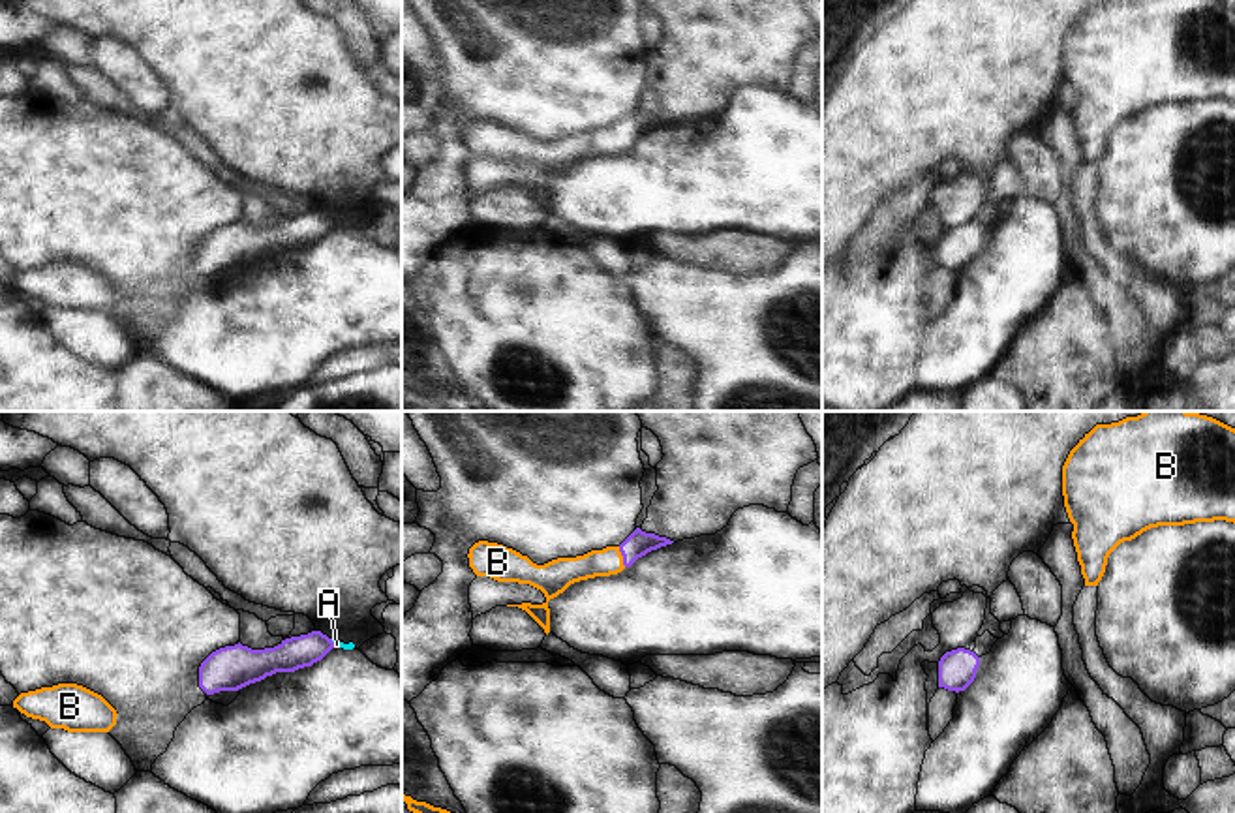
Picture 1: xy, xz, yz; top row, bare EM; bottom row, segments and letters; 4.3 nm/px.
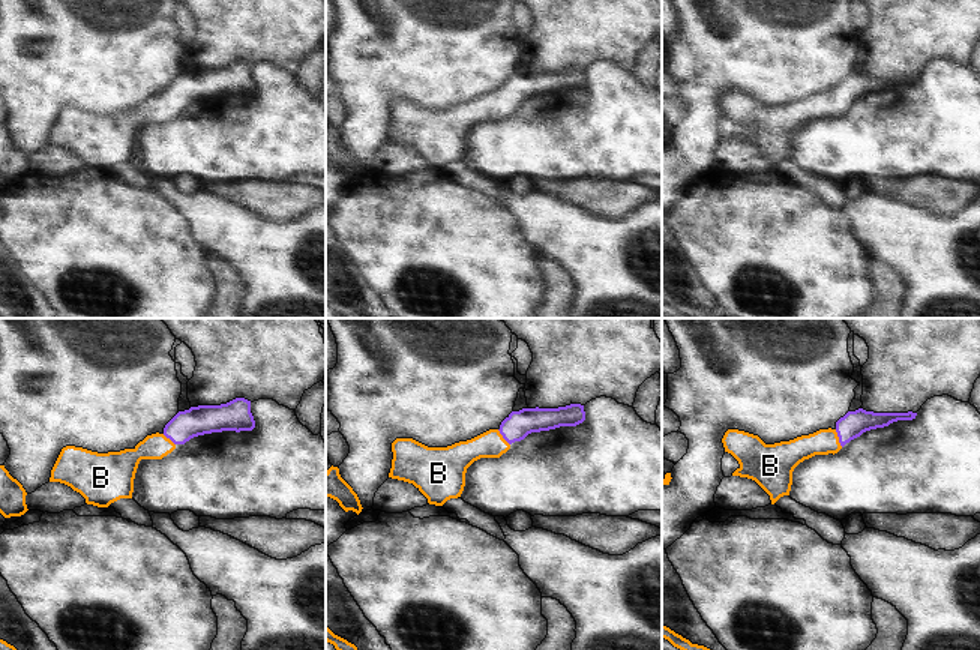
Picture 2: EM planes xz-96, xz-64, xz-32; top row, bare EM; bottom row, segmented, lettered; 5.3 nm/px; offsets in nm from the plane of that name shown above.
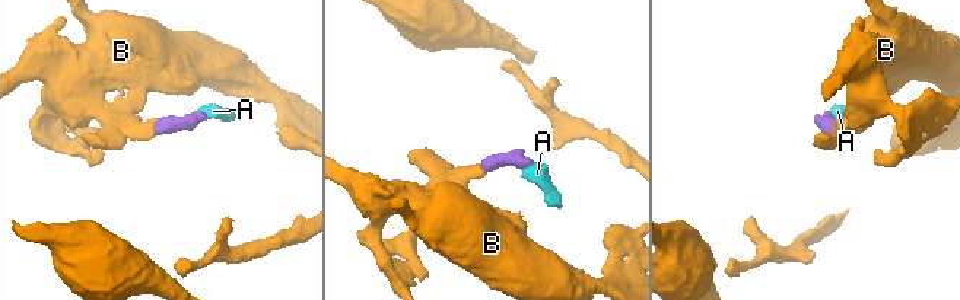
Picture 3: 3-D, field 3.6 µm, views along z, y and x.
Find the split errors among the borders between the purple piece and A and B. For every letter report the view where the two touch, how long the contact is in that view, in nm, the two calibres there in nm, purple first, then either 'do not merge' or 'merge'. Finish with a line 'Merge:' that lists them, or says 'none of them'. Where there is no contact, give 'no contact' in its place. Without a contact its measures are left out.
A: meets purple in xy; contact 40 nm long; 140 nm thick on the purple side, 30 nm on the other; do not merge
B: meets purple in xz; contact 90 nm long; 110 nm thick on the purple side, 120 nm on the other; merge
Merge: B

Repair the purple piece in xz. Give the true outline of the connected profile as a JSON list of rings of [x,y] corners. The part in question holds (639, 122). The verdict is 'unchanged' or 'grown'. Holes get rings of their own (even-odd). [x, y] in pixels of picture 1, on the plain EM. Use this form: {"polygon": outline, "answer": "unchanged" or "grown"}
{"polygon": [[[636,107],[619,126],[591,130],[576,137],[557,137],[544,145],[533,143],[527,135],[497,122],[479,120],[469,128],[469,146],[477,156],[490,156],[497,161],[529,163],[546,176],[542,184],[507,184],[526,190],[548,214],[550,188],[548,180],[563,173],[571,163],[610,156],[631,146],[638,137],[651,130],[672,124],[674,120],[646,113]]], "answer": "grown"}

